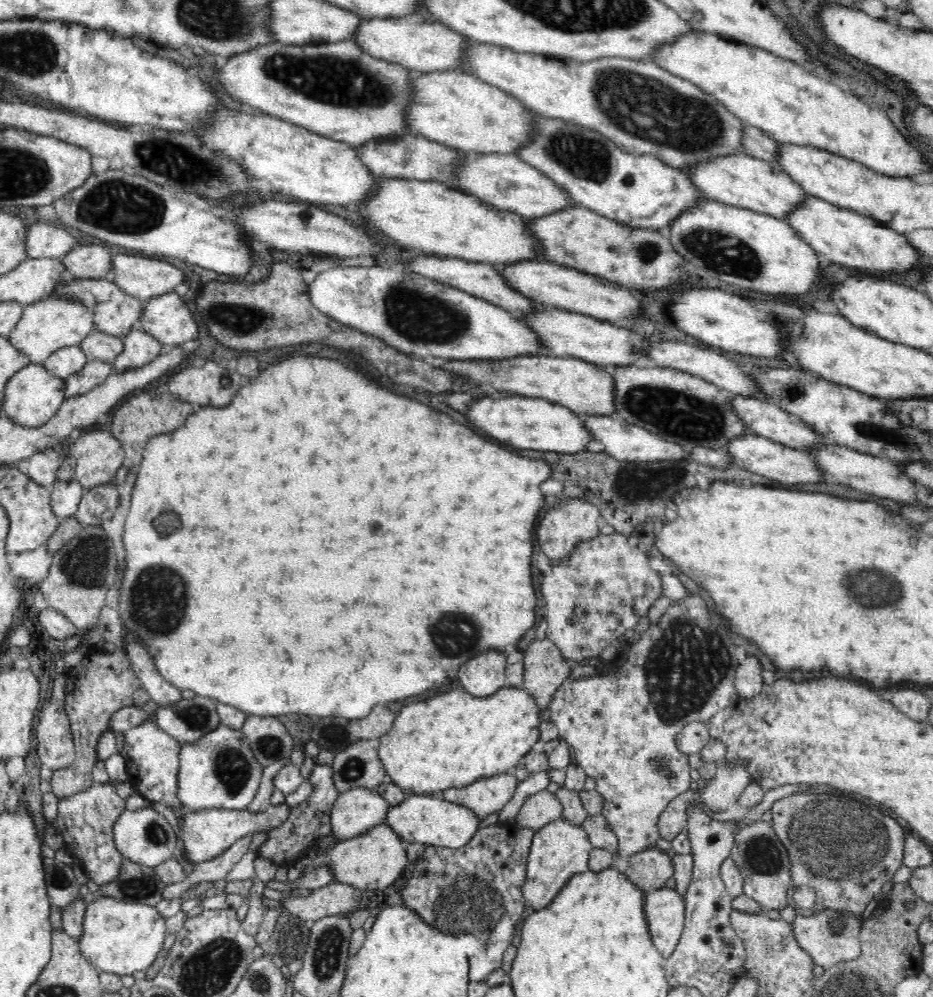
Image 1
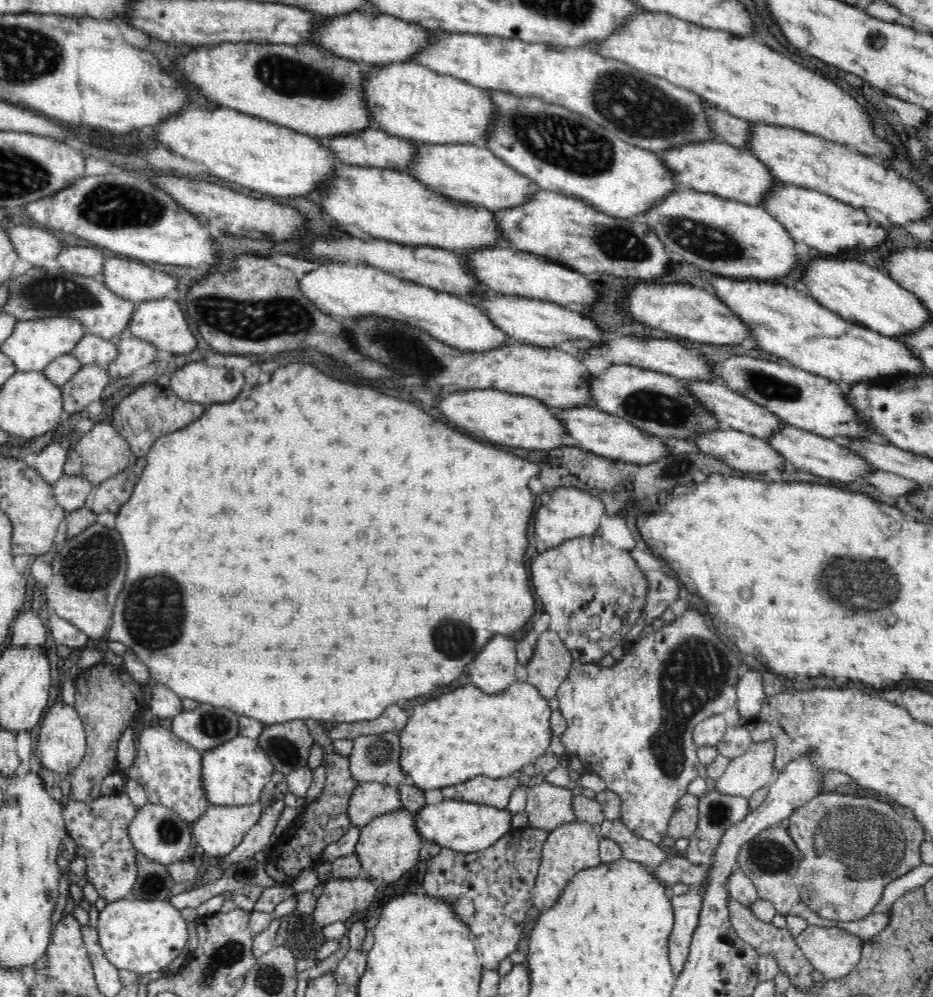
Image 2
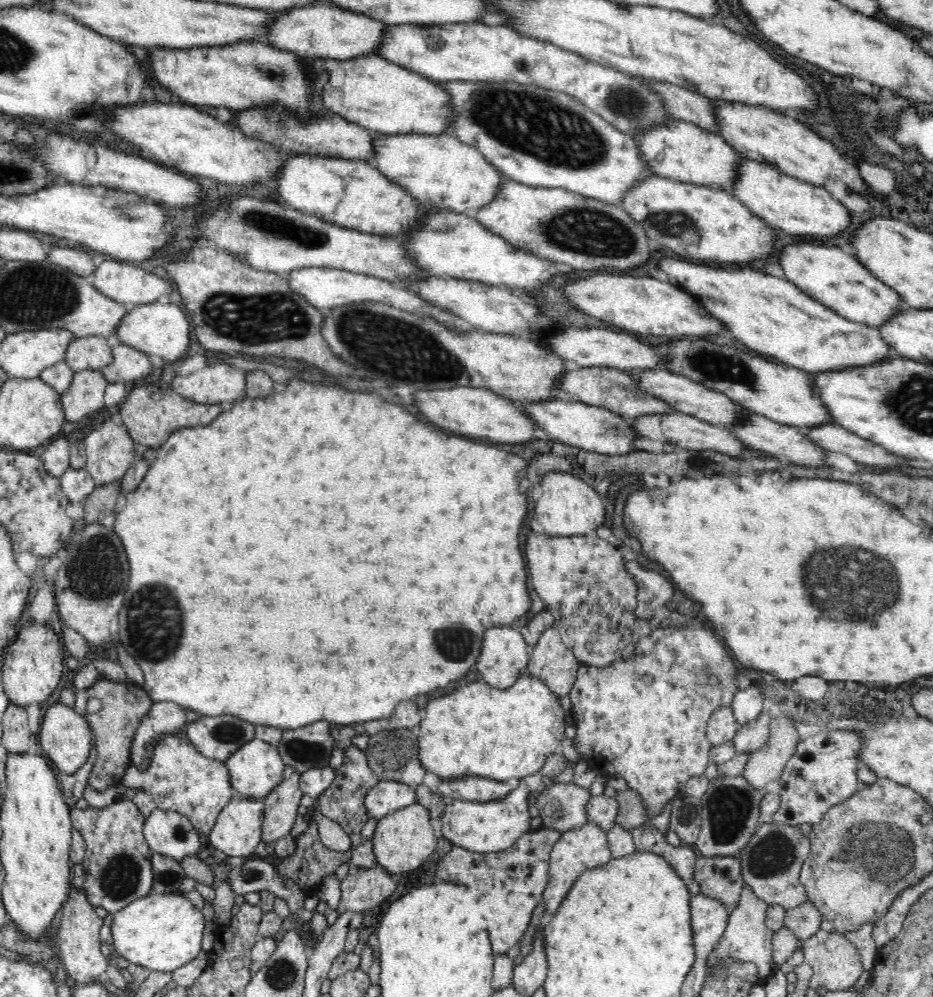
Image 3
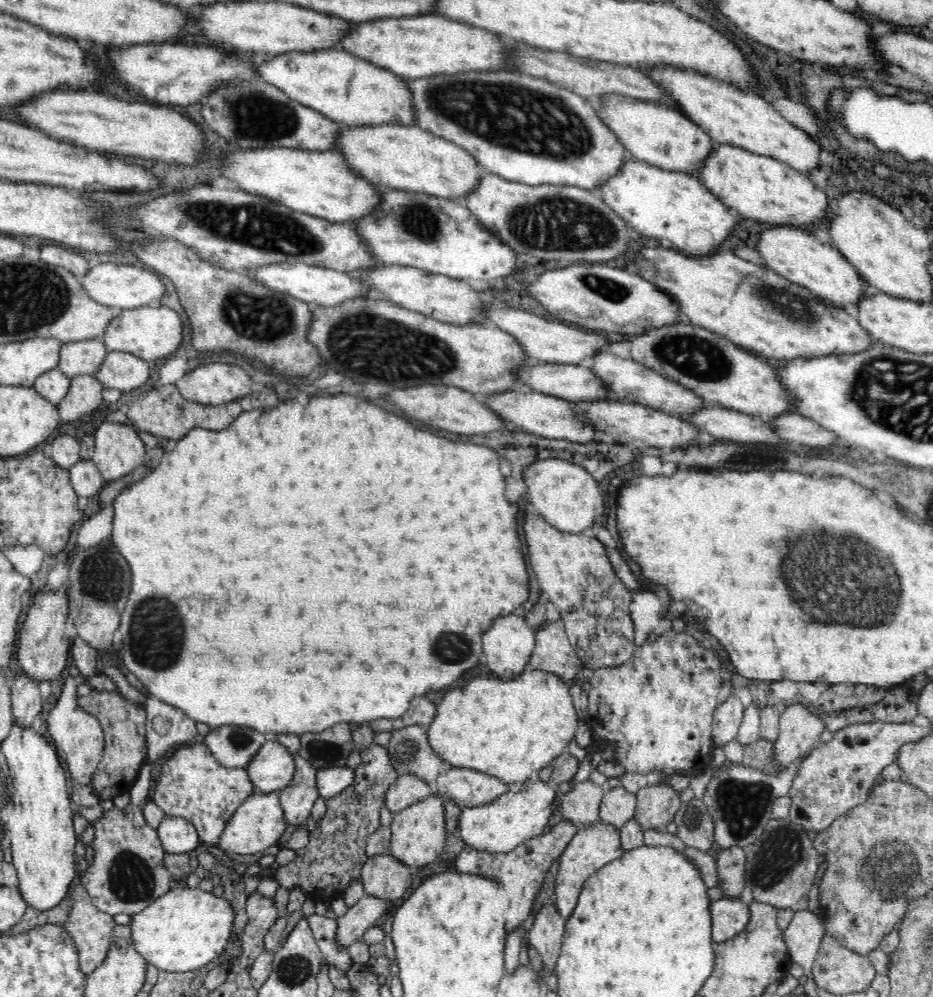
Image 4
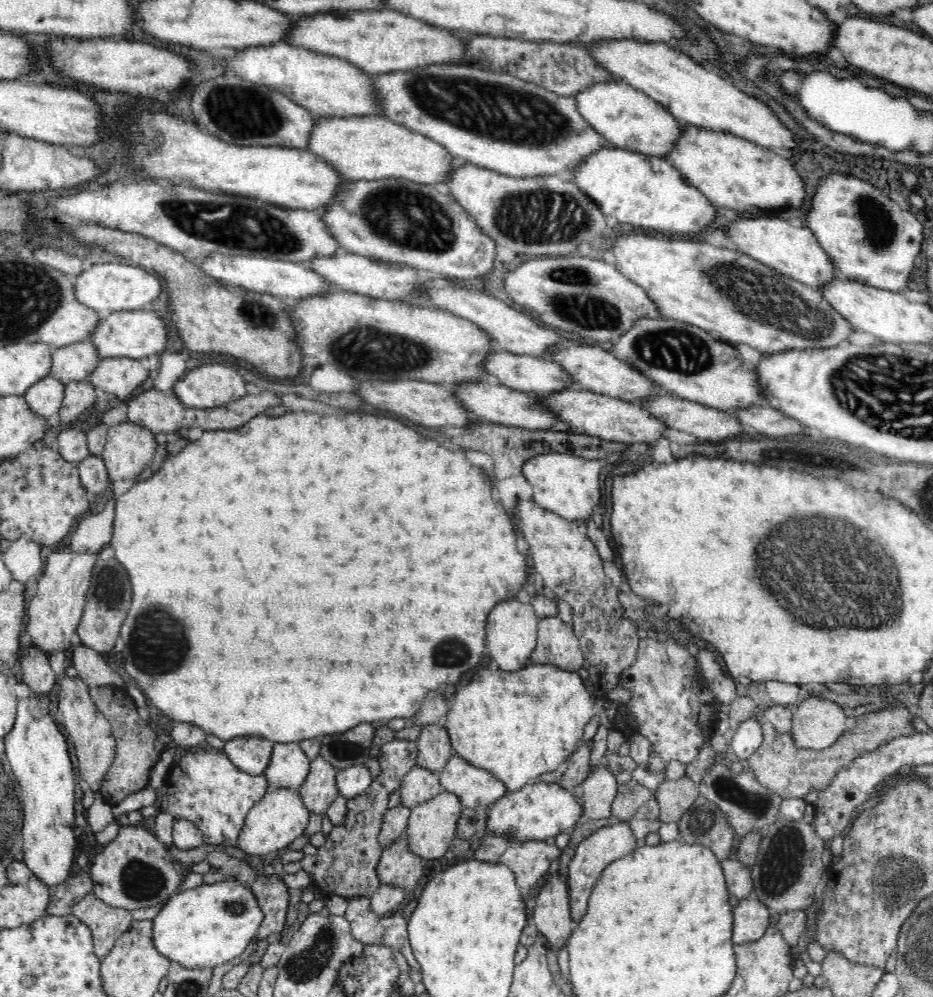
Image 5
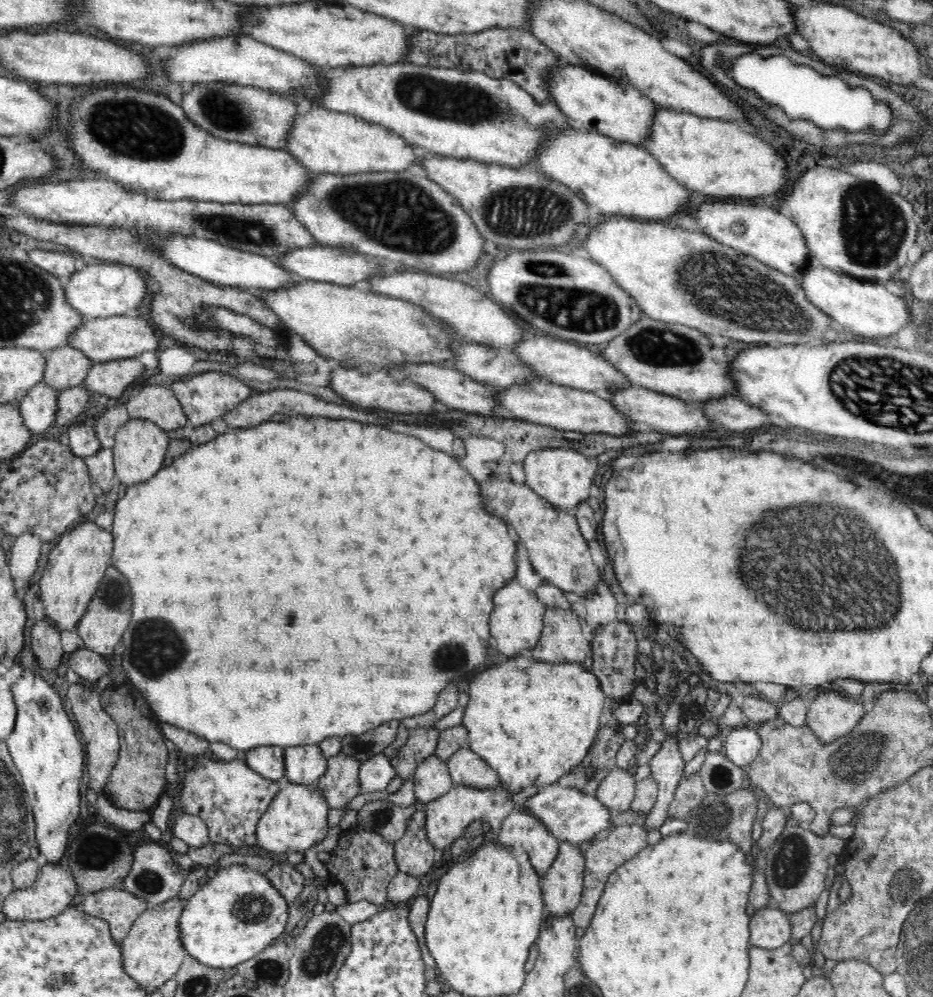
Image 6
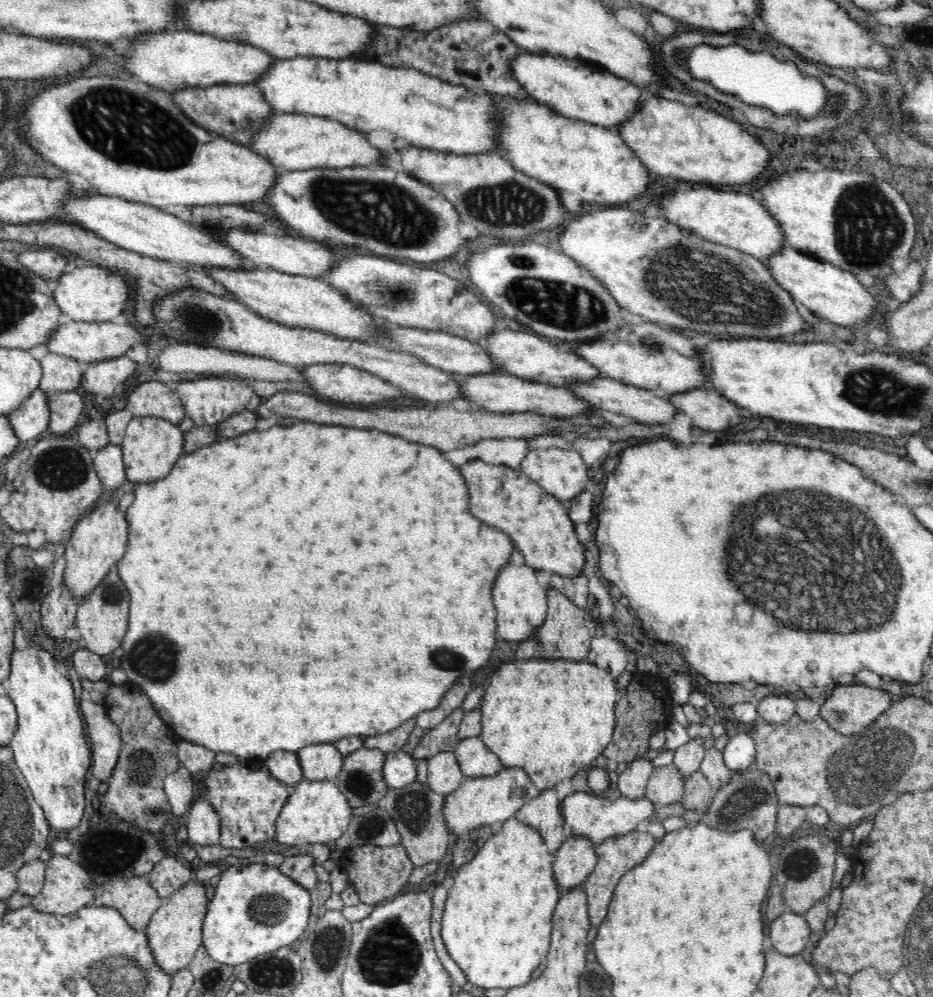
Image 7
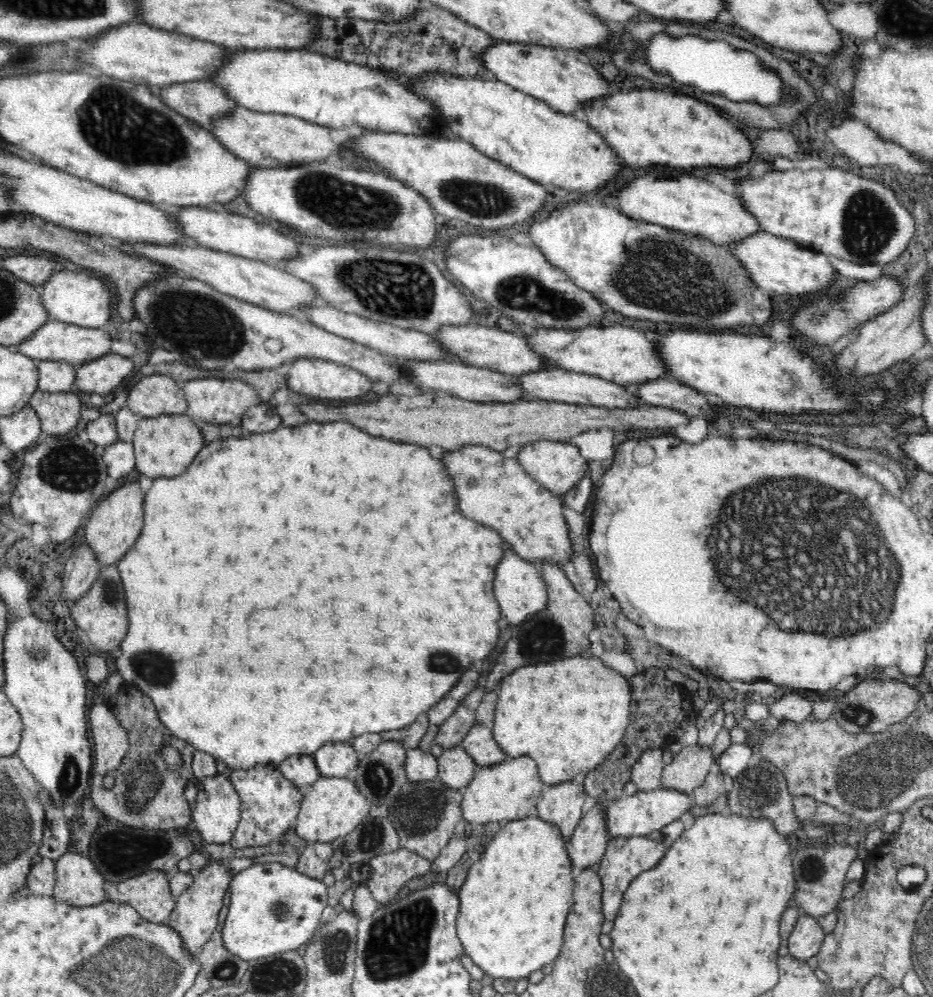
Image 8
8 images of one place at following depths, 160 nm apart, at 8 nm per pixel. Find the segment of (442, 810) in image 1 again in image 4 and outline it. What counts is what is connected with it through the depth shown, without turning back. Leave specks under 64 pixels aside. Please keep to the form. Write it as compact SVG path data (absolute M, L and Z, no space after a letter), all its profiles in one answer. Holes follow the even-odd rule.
M536 777L528 779L516 793L505 792L479 807L462 807L459 810L457 829L466 846L488 853L510 852L532 837L544 834L544 828L554 814L554 805L557 807L558 794L555 785Z

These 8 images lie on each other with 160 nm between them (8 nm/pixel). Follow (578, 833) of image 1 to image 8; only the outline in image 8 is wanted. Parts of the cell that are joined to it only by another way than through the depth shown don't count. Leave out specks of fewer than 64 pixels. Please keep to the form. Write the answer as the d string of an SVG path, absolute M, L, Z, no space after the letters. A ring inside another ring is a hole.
M633 836L628 839L618 837L606 844L606 850L595 867L599 884L601 884L599 902L604 919L614 921L614 918L618 916L619 905L622 904L623 893L626 892L631 880L634 880L640 872L654 868L659 860L662 860L666 850L661 842L650 839L649 836Z

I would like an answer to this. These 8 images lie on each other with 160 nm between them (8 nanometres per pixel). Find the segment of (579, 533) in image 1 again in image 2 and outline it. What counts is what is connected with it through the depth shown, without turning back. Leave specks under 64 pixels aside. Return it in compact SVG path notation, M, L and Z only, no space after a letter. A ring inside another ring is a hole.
M559 486L550 493L547 504L541 505L536 510L536 534L542 538L542 542L551 549L560 546L567 540L596 534L605 515L604 503L590 493L574 486Z

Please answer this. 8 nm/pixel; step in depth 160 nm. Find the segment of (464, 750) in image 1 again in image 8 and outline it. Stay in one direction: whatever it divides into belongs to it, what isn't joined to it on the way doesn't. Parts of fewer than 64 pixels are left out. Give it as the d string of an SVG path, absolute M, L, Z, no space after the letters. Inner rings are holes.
M564 658L550 663L526 665L501 680L491 734L508 758L522 755L534 759L545 787L578 780L606 760L622 742L630 724L631 688L626 677L594 658Z

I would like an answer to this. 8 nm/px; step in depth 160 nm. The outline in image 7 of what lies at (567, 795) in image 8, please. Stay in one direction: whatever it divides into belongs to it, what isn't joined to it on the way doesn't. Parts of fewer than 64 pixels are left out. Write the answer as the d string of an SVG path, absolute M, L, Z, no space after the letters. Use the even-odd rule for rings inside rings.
M546 789L526 802L522 808L518 808L518 812L513 817L517 822L526 824L538 833L543 840L543 846L546 846L547 852L552 855L567 839L566 833L563 832L563 822L559 816L557 801L556 791Z

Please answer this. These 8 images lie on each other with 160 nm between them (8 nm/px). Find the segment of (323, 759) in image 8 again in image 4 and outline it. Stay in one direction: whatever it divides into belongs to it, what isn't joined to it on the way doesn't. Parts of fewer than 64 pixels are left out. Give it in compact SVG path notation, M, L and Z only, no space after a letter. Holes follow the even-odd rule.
M272 737L260 745L245 766L247 780L255 794L265 795L286 788L296 772L295 757Z

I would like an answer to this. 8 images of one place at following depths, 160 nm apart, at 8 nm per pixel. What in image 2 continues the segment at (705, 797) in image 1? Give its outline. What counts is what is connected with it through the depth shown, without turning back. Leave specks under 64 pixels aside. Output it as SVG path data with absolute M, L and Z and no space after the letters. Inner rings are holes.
M754 742L744 754L727 762L726 770L716 779L714 790L722 795L749 798L762 786L774 780L771 771L773 744Z

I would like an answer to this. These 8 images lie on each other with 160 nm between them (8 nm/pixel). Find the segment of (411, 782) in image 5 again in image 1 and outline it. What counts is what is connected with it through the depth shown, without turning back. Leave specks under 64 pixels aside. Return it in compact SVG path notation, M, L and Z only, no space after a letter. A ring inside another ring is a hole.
M354 787L339 793L330 808L332 833L340 841L350 840L368 832L372 827L383 824L387 803L380 793L366 787Z

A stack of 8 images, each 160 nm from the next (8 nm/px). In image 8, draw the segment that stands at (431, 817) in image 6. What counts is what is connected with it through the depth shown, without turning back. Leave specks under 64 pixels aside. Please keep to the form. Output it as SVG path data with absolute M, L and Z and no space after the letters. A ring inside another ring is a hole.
M524 755L518 759L506 758L494 766L477 769L470 784L461 790L459 810L463 820L475 824L520 820L535 815L535 802L544 789L534 759Z

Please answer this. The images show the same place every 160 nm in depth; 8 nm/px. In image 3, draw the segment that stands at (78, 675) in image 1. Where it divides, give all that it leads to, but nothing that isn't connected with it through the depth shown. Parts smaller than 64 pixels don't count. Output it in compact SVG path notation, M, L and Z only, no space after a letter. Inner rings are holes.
M100 680L88 690L80 690L75 694L74 710L83 715L95 734L96 764L93 764L92 774L89 776L88 784L97 791L104 791L110 786L117 786L122 780L122 774L126 772L131 763L130 748L136 729L141 720L150 712L153 701L140 685L120 684L112 680ZM90 698L98 698L102 702L102 708L94 714L86 711L86 702Z

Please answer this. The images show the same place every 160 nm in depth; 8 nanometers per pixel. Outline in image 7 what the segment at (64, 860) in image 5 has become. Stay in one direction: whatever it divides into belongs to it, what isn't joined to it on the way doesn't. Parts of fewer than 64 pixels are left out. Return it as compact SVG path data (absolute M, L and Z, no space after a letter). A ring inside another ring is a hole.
M27 641L24 650L14 649L11 654L11 671L6 682L6 689L17 709L17 729L10 740L16 764L24 775L32 796L38 806L42 807L54 836L76 828L84 814L84 782L90 768L90 746L84 735L84 723L79 711L74 688L65 672L58 671L54 654L40 647L34 641Z

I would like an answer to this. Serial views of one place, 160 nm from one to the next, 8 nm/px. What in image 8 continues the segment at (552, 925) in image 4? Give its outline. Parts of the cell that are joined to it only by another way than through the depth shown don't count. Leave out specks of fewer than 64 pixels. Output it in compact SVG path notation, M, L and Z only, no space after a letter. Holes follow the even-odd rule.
M589 807L583 813L580 824L576 826L570 841L565 843L567 860L571 868L595 868L600 862L606 844L612 840L602 824L601 814L596 808Z

